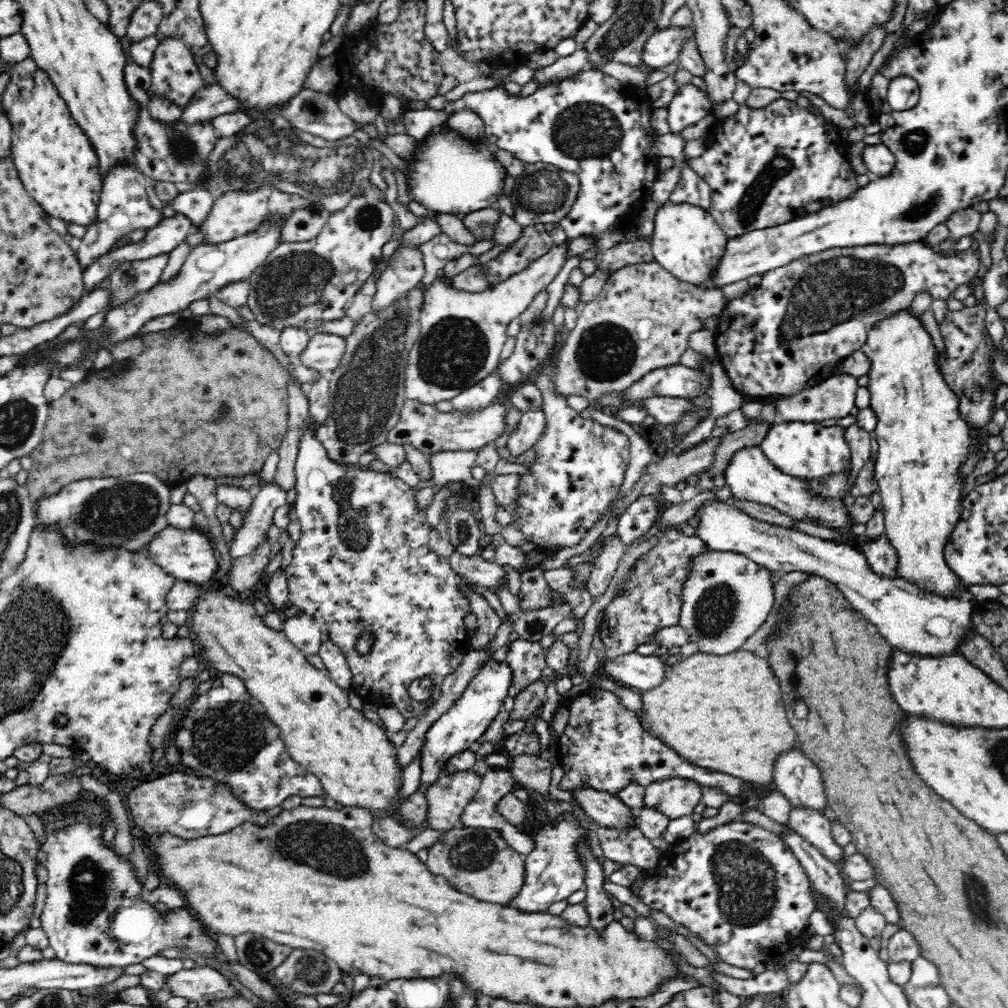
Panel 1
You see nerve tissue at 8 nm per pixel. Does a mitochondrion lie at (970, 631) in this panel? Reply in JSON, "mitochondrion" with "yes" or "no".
{"mitochondrion":"no"}

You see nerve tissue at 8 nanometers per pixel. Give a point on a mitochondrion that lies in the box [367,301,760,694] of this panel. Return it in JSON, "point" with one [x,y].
{"point":[452,352]}

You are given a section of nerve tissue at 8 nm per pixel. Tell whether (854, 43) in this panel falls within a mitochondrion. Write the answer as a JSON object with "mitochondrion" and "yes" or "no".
{"mitochondrion":"no"}

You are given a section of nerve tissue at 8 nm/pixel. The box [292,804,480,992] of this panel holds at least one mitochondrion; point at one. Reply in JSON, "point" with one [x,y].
{"point":[309,970]}

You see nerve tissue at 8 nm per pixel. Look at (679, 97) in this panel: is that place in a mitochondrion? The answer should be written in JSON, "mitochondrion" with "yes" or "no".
{"mitochondrion":"no"}

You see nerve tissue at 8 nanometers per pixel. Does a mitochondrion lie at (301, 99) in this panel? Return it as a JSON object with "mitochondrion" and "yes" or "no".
{"mitochondrion":"no"}

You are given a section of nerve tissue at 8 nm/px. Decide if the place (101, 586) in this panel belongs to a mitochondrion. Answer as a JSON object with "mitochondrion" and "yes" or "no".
{"mitochondrion":"no"}

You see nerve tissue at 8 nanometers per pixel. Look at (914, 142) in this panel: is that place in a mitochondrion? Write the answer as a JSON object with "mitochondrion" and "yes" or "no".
{"mitochondrion":"yes"}

